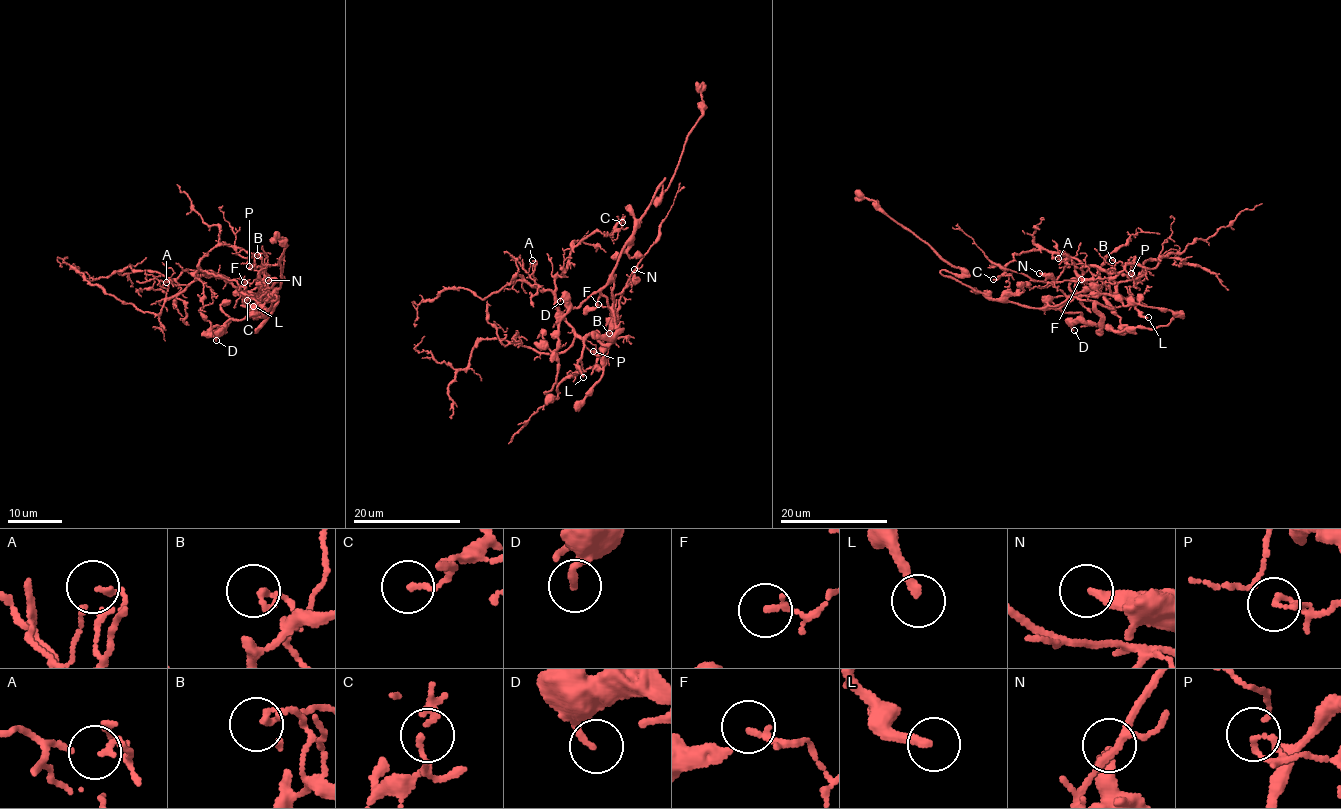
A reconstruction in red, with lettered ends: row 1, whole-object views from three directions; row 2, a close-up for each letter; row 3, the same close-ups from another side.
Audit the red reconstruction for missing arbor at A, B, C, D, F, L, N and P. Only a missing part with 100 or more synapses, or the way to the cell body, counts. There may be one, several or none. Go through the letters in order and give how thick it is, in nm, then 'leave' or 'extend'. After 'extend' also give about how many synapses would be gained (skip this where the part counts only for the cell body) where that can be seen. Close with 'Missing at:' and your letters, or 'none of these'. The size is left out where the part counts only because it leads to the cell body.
A: 130 nm thick; leave
B: 190 nm thick; leave
C: 140 nm thick; leave
D: 180 nm thick; leave
F: 150 nm thick; leave
L: 240 nm thick; extend
N: 360 nm thick; leave
P: 180 nm thick; leave
Missing at: L

